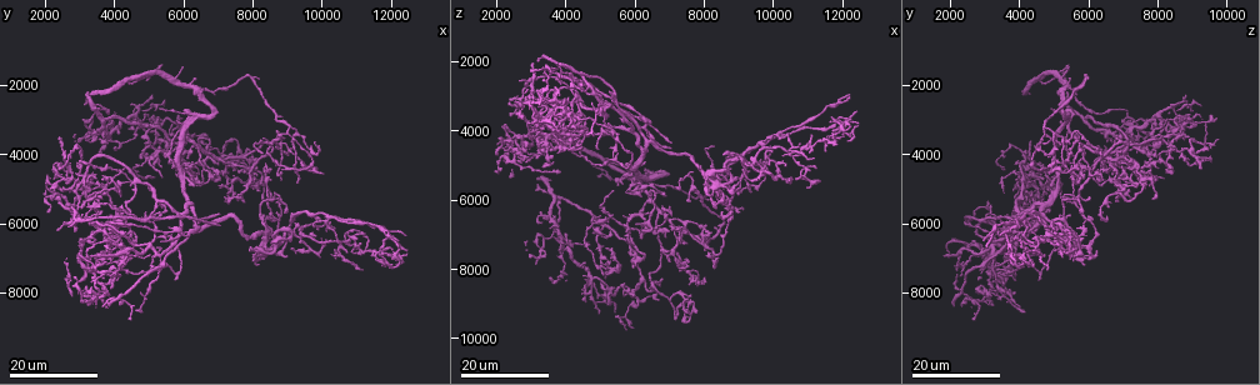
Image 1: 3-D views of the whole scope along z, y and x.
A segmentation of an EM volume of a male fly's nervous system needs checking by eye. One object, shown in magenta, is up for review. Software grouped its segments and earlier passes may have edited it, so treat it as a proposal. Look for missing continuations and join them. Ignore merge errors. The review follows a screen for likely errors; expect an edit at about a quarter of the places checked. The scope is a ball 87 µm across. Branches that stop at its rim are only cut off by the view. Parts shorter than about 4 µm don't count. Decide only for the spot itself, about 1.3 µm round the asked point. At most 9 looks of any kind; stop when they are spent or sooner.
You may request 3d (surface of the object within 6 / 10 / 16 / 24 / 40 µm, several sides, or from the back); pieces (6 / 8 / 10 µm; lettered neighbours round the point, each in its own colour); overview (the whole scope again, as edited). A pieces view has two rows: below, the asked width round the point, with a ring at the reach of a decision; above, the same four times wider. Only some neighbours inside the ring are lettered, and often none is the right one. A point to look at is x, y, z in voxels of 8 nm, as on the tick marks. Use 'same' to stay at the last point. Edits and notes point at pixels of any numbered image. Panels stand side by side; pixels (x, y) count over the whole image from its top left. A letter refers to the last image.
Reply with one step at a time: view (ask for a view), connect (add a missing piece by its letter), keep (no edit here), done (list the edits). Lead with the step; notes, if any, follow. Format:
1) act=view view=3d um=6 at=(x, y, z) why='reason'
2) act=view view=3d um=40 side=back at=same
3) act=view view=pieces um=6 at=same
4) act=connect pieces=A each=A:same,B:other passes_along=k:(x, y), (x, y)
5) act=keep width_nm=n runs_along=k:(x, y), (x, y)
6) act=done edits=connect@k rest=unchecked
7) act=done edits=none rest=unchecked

act=view view=3d um=24 at=(4600, 7000, 3100) why='an open end'

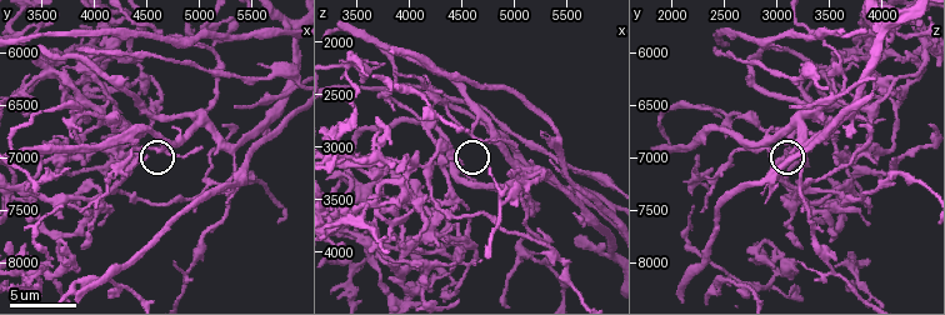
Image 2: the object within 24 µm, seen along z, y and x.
act=view view=pieces um=8 at=(4500, 7000, 3120)

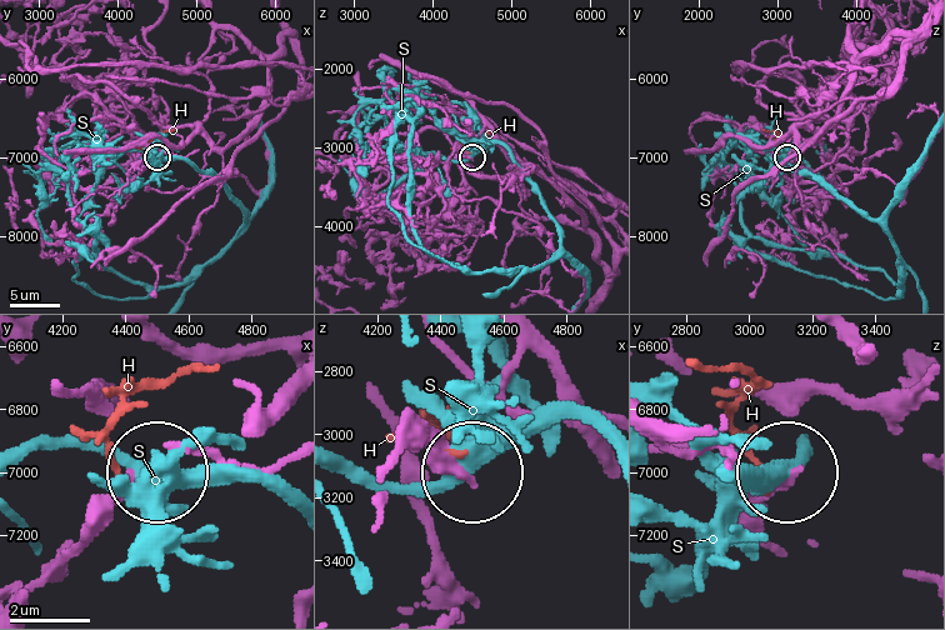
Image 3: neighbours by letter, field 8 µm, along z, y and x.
act=keep each=H:other,S:other found='no lettered piece goes on from it'

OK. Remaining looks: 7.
act=view view=3d um=24 at=(5400, 4600, 5800) why='tapers out'

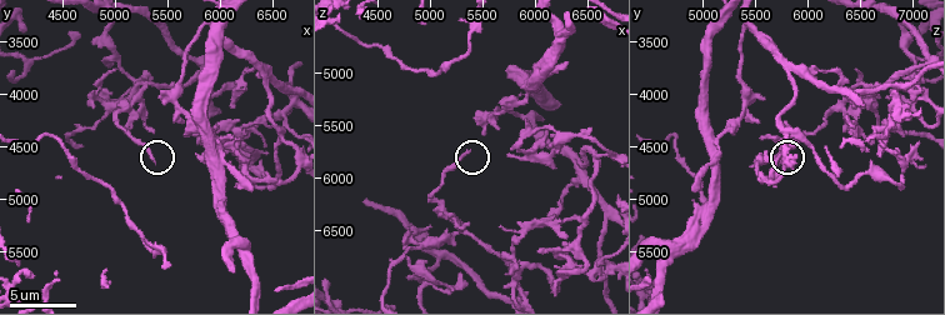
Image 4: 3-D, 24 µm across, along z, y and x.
act=view view=pieces um=8 at=(5360, 4640, 5760)

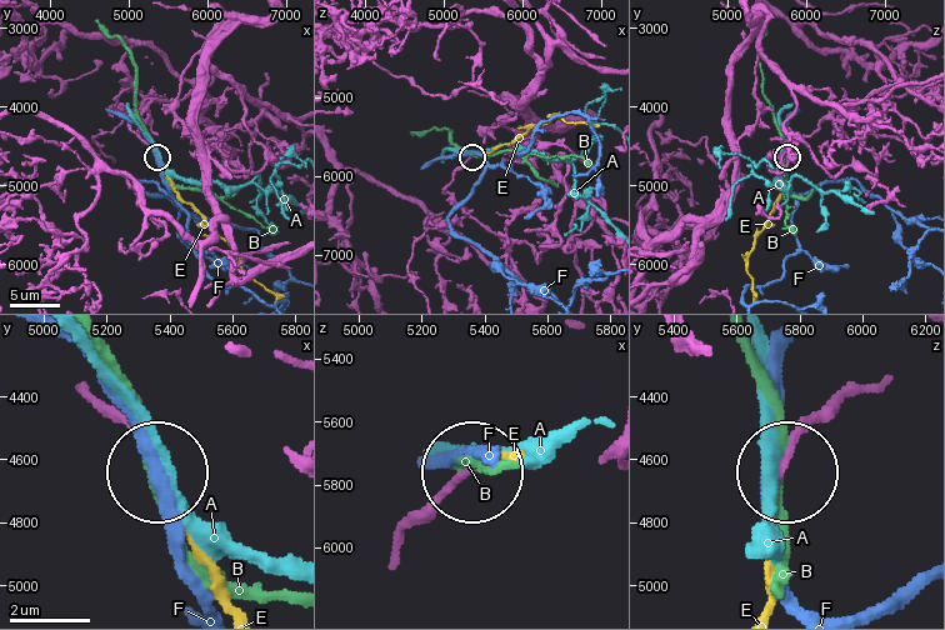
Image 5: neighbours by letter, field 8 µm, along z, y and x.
act=connect pieces=E each=A:other,B:other,E:same,F:other passes_along=5:(870, 385), (840, 399), (800, 439), (776, 480), (769, 600) found='the neuron continues'

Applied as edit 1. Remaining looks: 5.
act=view view=overview

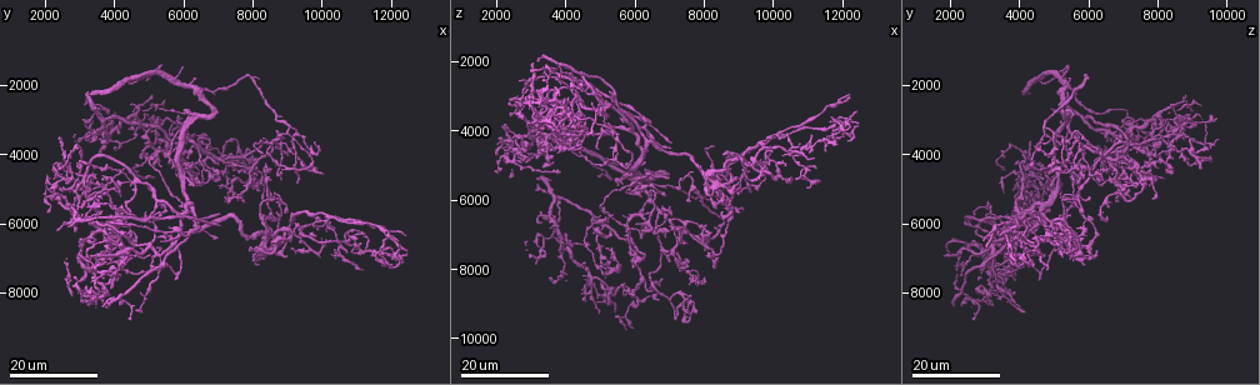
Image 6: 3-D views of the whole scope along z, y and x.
act=view view=3d um=16 at=(8200, 3900, 4500) why='an open end'

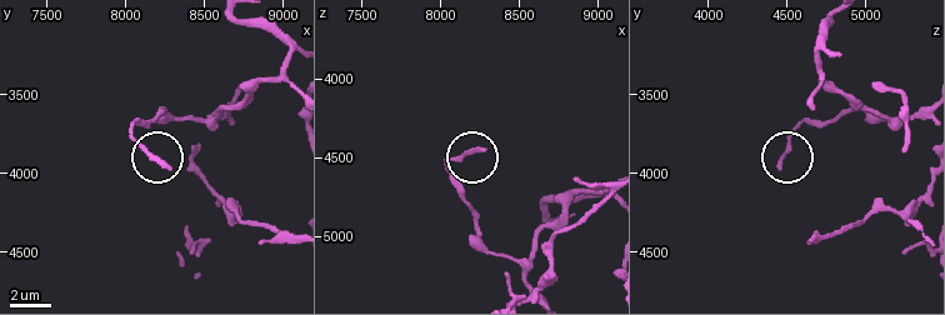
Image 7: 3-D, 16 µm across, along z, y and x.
act=view view=pieces um=8 at=(8280, 3960, 4460) why='what lies round it'

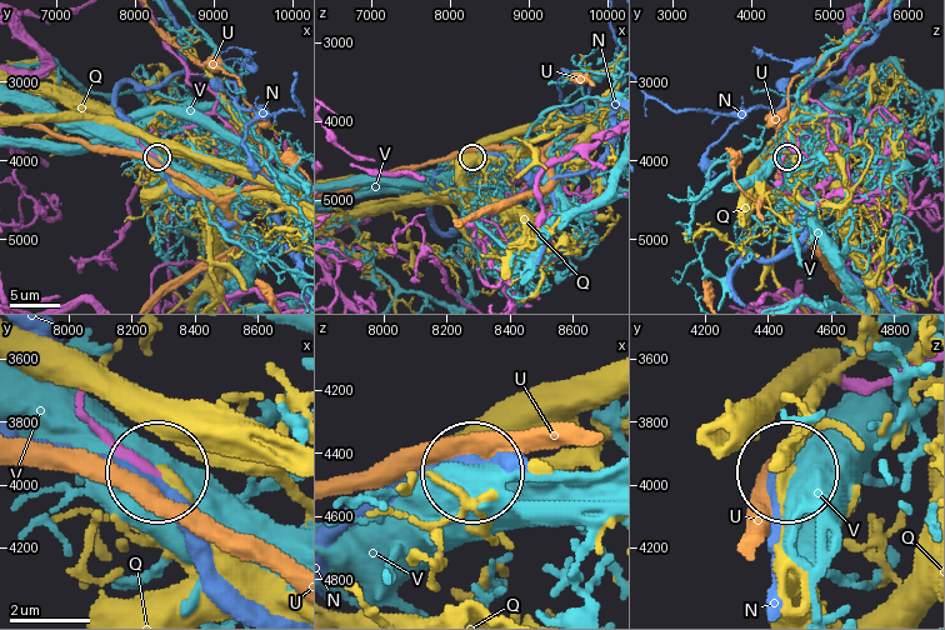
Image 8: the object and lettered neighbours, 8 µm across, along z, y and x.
act=keep each=N:other,Q:other,U:other,V:other found='none of them fits'

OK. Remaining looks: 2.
act=view view=3d um=16 at=(7000, 5700, 4500) why='thin end'

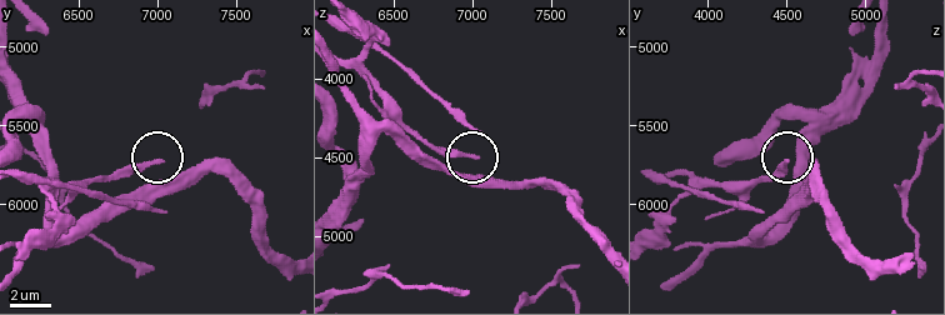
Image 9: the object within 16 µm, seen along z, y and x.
act=view view=pieces um=6 at=(7040, 5720, 4480) why='what lies round it'

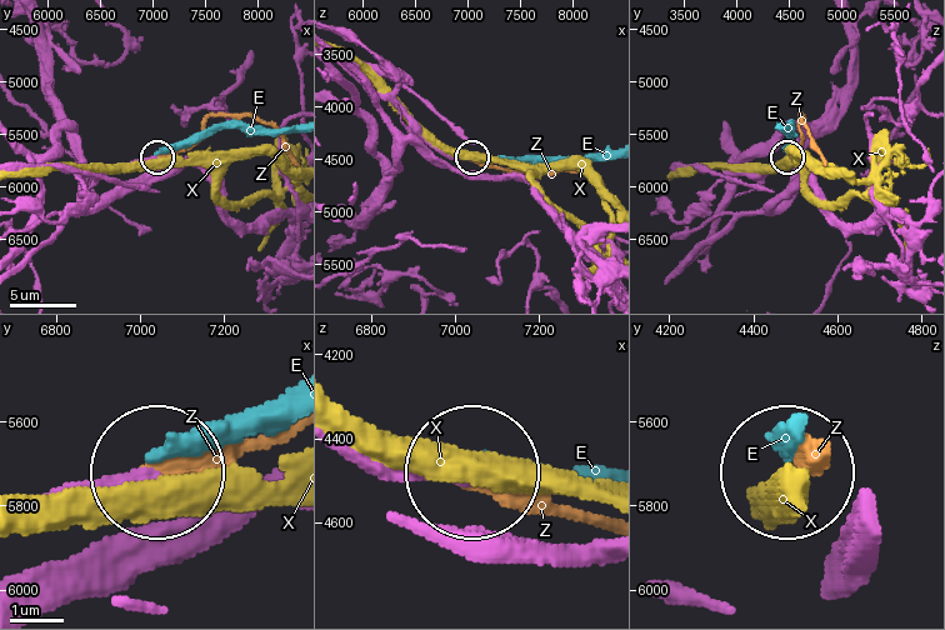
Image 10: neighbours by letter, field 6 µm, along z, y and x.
act=connect pieces=Z each=E:other,X:other,Z:same found='the neuron continues'

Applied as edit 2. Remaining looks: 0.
act=done edits=connect@5,connect@10 rest=unchecked

